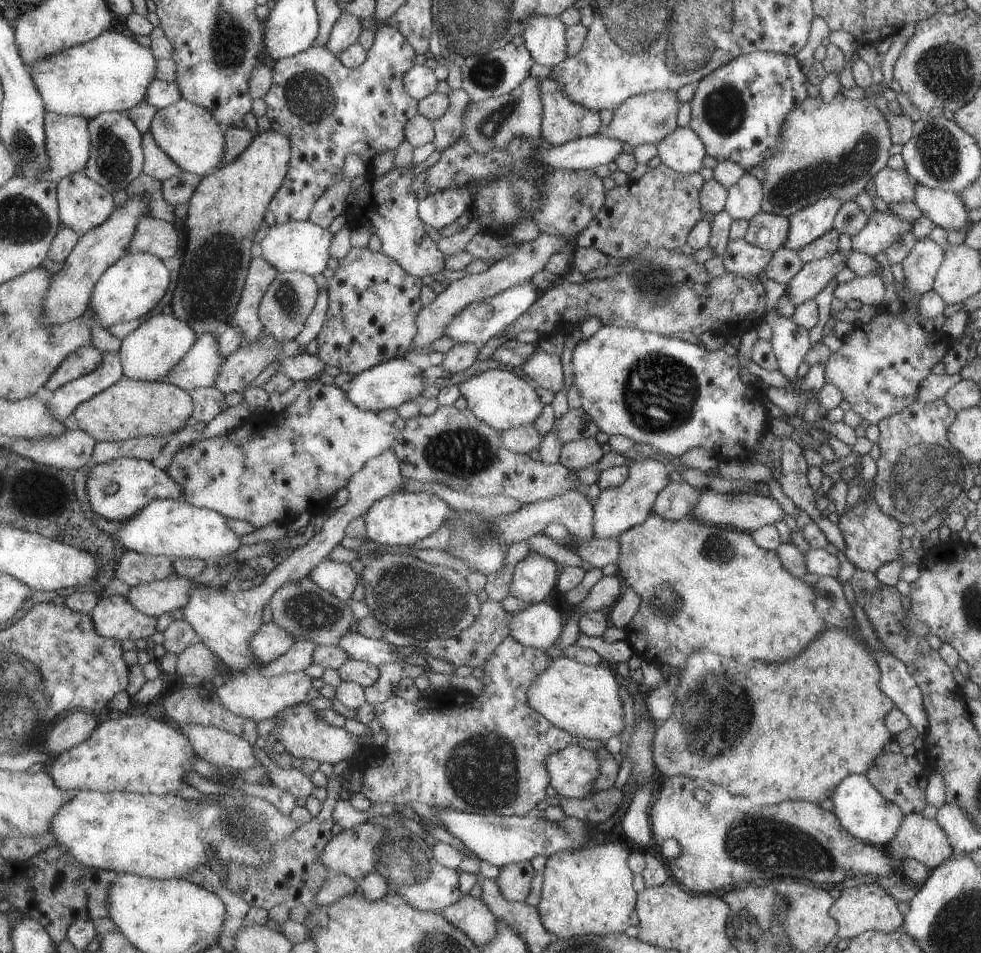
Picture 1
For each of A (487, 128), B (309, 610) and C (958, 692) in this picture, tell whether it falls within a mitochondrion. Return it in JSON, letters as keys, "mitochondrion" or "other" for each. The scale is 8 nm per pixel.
{"A":"mitochondrion","B":"mitochondrion","C":"other"}

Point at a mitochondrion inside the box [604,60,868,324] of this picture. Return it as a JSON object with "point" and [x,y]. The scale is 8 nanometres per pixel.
{"point":[654,282]}

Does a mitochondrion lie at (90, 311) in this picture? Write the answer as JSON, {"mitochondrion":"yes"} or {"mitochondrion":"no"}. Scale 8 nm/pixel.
{"mitochondrion":"no"}

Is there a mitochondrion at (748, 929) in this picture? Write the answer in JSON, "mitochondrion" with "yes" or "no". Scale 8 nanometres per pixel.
{"mitochondrion":"yes"}

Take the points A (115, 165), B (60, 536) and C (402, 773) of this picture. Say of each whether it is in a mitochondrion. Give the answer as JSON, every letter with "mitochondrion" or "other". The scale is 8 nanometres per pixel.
{"A":"mitochondrion","B":"other","C":"other"}

